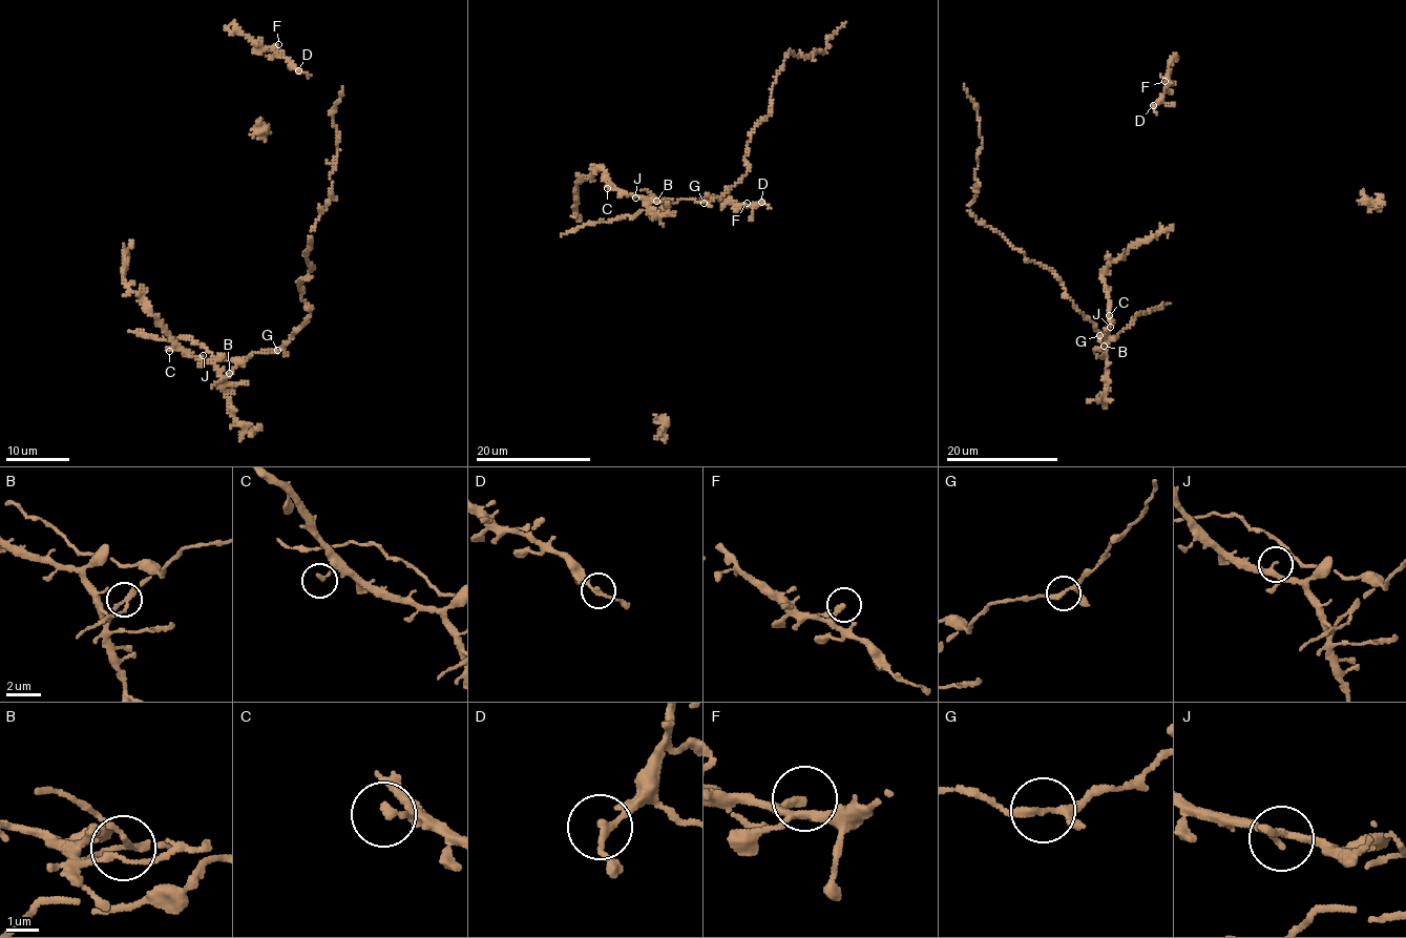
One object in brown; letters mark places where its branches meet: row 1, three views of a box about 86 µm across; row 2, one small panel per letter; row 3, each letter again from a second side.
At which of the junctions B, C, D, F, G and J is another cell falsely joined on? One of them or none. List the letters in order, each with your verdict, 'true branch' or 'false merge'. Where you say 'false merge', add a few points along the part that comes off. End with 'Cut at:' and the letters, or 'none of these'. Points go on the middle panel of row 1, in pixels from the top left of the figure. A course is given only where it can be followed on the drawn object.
B: true branch
C: true branch
D: true branch
F: true branch
G: true branch
J: true branch
Cut at: none of these

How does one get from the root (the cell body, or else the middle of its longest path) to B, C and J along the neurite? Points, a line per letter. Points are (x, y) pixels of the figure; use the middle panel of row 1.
B: (731, 187), (708, 202), (681, 199), (670, 203), (656, 201)
C: (731, 187), (718, 197), (701, 203), (681, 199), (670, 203), (664, 200), (649, 201), (607, 188)
J: (731, 187), (721, 195), (705, 203), (681, 199), (670, 203), (664, 200), (635, 197)

